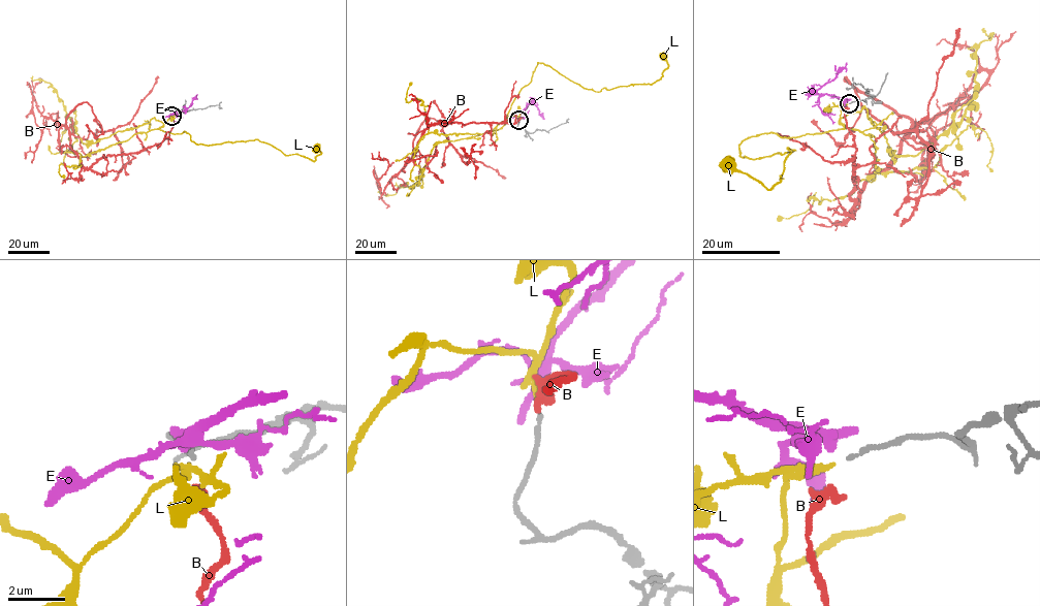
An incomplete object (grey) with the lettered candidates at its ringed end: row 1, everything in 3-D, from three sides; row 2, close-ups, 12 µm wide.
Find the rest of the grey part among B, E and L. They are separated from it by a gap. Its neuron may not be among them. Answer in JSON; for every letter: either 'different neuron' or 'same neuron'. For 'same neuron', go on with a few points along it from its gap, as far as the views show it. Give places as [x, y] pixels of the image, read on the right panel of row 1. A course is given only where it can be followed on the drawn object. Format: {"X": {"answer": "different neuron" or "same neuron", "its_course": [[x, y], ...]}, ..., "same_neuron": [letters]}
{"B": {"answer": "different neuron"}, "E": {"answer": "different neuron"}, "L": {"answer": "different neuron"}, "same_neuron": []}

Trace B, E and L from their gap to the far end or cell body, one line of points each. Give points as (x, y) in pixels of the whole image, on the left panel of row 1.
B: (171, 118), (160, 142), (88, 168), (70, 145), (66, 119), (80, 103), (114, 130), (132, 119), (157, 75)
E: (171, 116), (186, 109), (197, 94)
L: (171, 116), (159, 129), (184, 131), (196, 144), (258, 139), (285, 155), (313, 161), (321, 153), (316, 148)

